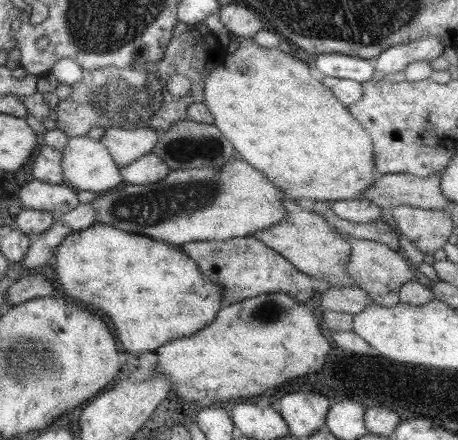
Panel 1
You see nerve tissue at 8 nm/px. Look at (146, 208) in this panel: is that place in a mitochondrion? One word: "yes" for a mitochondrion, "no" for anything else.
yes

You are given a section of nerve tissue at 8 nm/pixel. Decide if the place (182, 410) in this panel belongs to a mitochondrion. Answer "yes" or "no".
no

